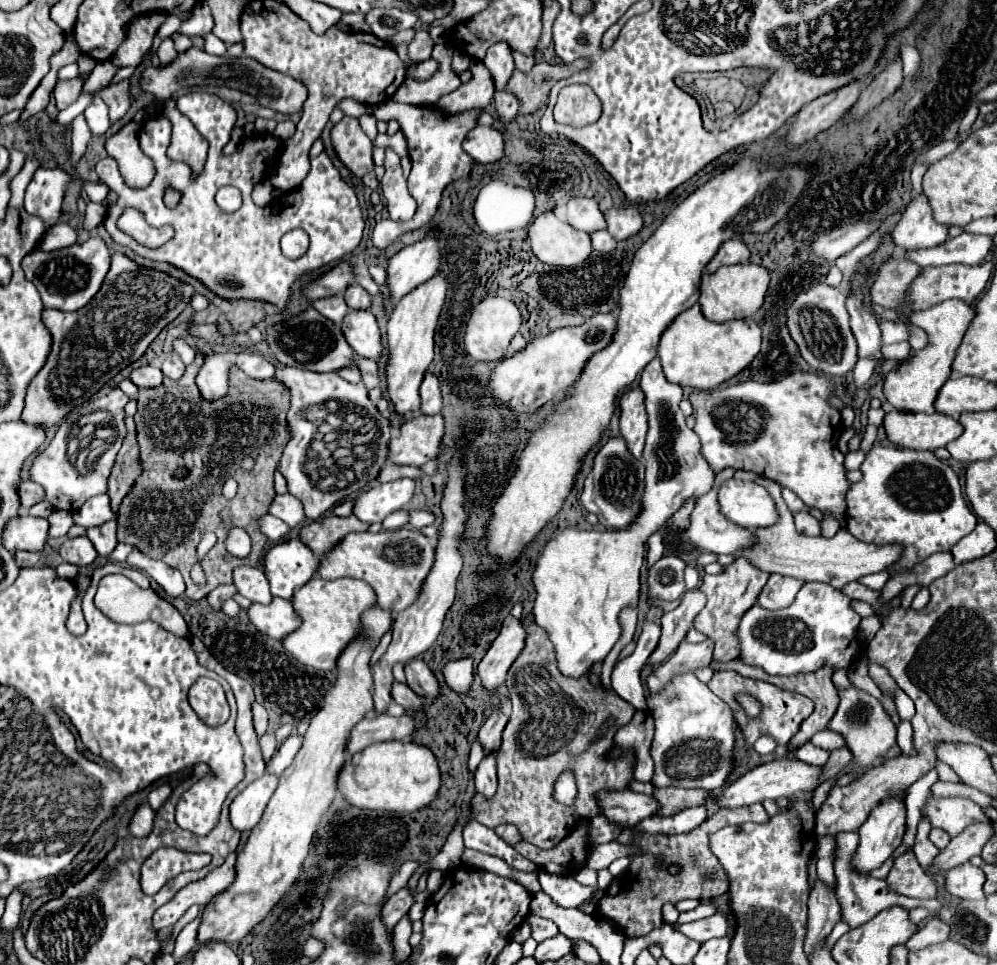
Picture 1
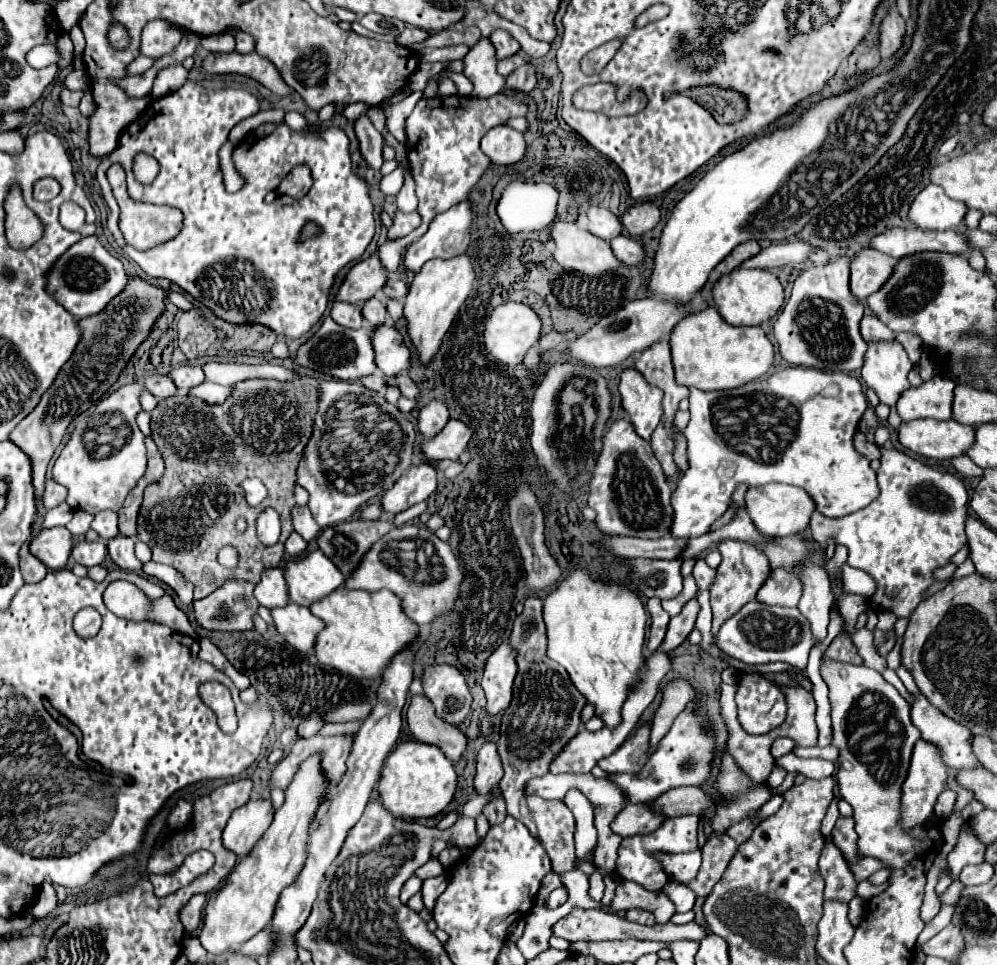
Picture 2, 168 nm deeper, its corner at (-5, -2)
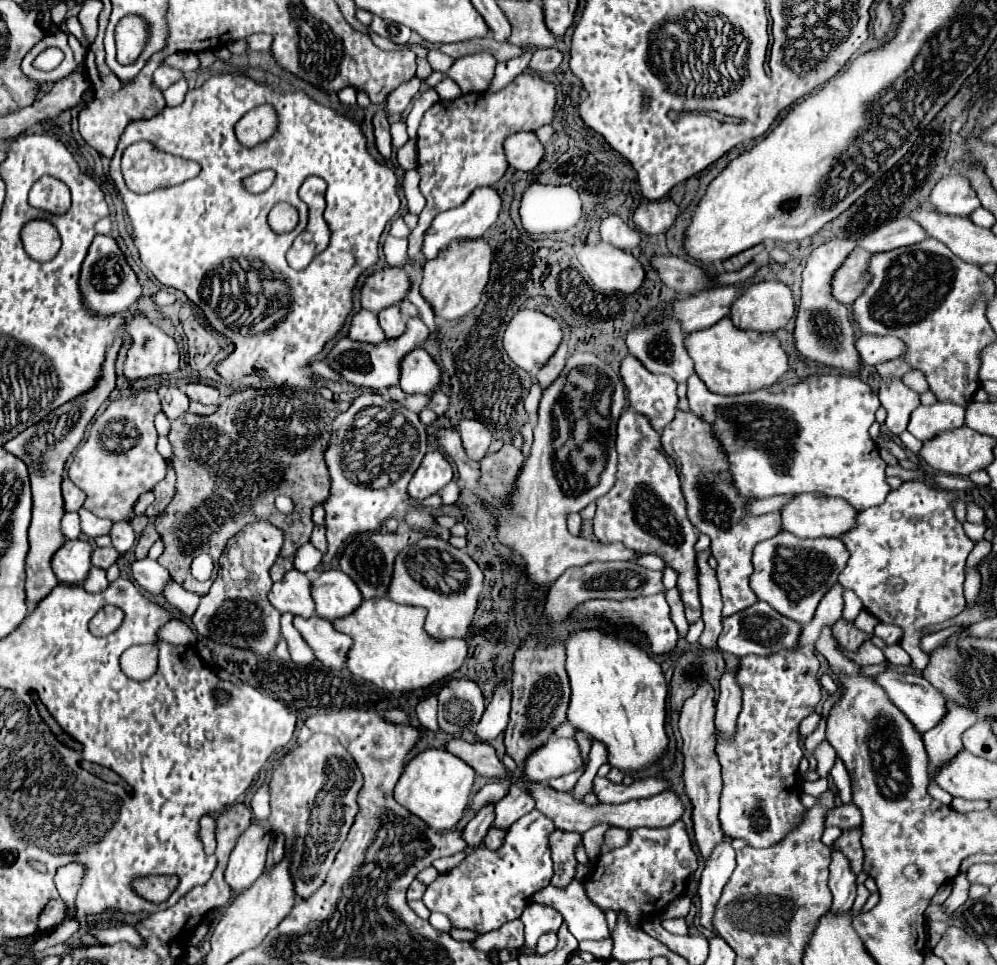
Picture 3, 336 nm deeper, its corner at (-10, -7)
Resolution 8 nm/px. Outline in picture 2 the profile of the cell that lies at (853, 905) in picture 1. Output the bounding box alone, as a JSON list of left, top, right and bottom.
[833,818,857,864]

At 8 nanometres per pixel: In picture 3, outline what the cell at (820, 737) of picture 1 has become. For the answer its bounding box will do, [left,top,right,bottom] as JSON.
[716,583,844,847]

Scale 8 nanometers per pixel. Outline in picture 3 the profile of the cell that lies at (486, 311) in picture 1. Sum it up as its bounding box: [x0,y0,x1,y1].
[502,309,562,373]

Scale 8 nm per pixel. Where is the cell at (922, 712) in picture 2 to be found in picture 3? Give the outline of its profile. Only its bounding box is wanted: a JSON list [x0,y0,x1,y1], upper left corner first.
[876,671,946,733]

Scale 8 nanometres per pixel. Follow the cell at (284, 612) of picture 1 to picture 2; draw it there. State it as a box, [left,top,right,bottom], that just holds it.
[271,602,325,654]

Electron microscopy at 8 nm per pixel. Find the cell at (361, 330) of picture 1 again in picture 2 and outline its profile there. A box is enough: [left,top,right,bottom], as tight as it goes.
[373,326,411,378]

